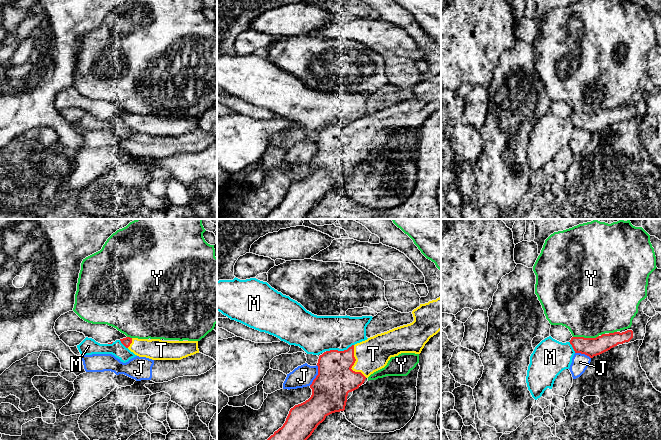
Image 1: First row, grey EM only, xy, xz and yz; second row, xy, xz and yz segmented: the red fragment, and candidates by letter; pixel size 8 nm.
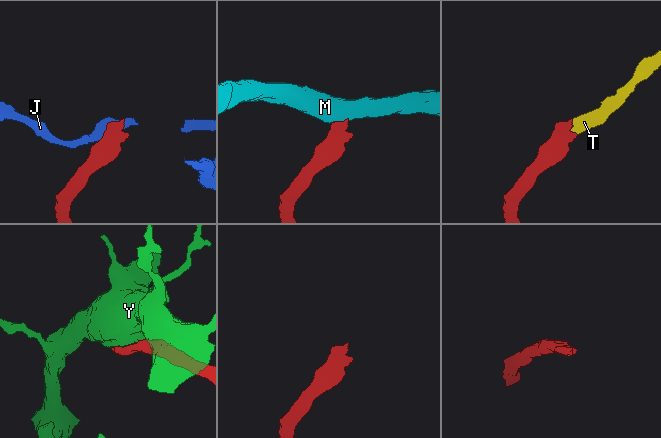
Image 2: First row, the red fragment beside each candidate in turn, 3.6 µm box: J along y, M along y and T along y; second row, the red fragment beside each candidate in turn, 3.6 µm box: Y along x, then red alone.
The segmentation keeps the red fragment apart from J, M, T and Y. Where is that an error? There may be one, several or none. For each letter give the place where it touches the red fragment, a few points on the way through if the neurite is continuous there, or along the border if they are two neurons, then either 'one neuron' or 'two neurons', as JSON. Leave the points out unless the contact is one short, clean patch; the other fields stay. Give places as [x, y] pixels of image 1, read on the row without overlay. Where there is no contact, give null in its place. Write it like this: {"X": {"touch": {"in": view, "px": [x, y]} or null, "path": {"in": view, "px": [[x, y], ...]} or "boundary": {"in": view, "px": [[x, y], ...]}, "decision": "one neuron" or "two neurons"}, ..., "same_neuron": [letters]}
{"J": {"touch": {"in": "xz", "px": [317, 151]}, "decision": "two neurons"}, "M": {"touch": {"in": "xz", "px": [339, 127]}, "decision": "two neurons"}, "T": {"touch": {"in": "xz", "px": [353, 140]}, "decision": "one neuron"}, "Y": {"touch": {"in": "yz", "px": [585, 114]}, "decision": "two neurons"}, "same_neuron": ["T"]}

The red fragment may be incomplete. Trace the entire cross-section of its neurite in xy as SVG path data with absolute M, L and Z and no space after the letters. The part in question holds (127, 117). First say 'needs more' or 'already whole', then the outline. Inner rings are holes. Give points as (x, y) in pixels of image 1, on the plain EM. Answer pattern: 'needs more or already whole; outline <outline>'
needs more; outline M130 113L120 117L135 131L152 136L181 136L199 129L198 117L162 117Z

